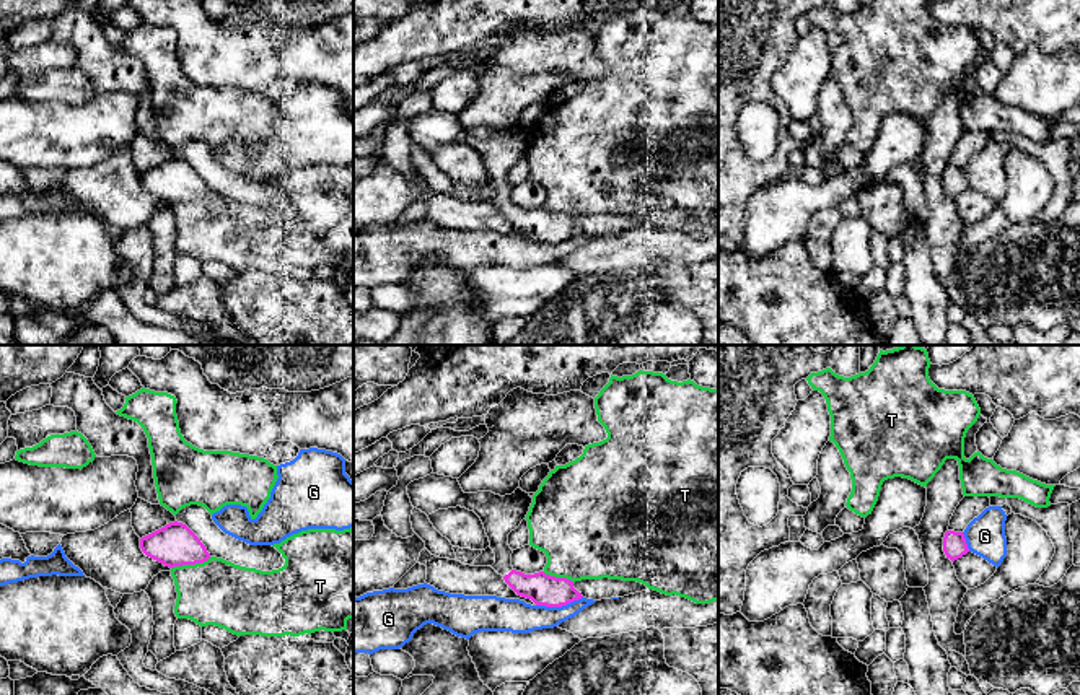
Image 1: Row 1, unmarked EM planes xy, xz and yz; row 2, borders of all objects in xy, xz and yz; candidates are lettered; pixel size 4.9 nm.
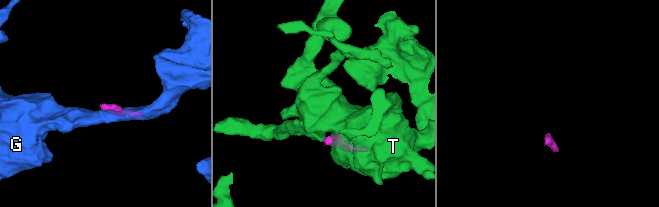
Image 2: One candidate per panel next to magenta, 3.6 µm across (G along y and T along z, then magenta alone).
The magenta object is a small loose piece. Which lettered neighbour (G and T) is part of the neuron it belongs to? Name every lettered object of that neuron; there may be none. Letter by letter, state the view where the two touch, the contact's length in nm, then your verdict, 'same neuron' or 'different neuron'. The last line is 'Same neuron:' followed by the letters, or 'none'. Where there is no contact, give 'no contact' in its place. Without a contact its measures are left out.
G: contact in xz; length 240 nm; different neuron
T: contact in xy; length 200 nm; different neuron
Same neuron: none

